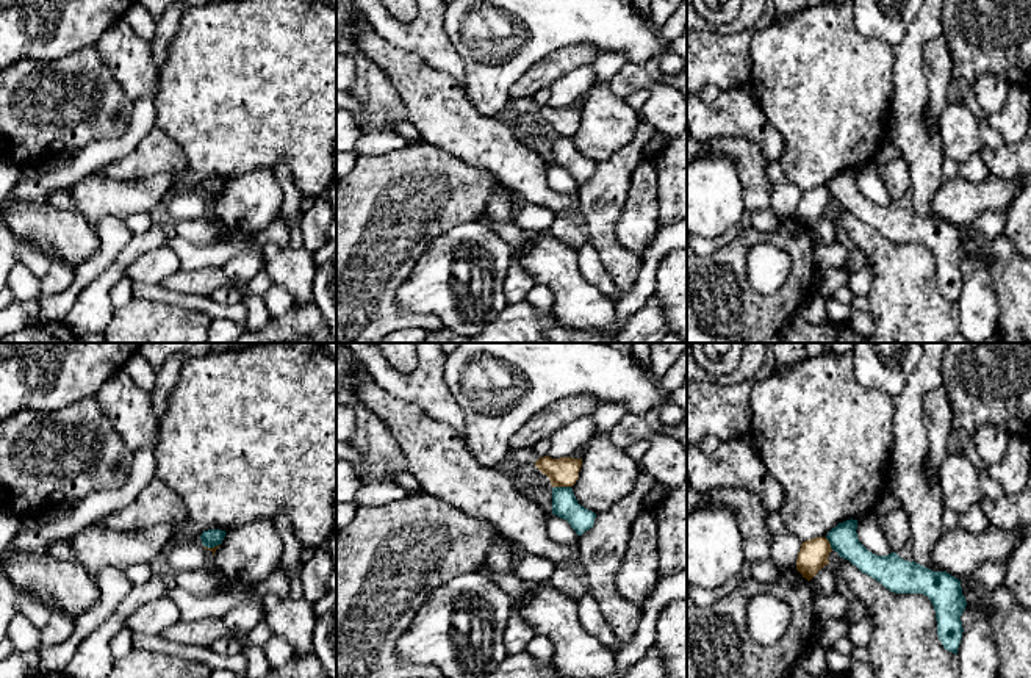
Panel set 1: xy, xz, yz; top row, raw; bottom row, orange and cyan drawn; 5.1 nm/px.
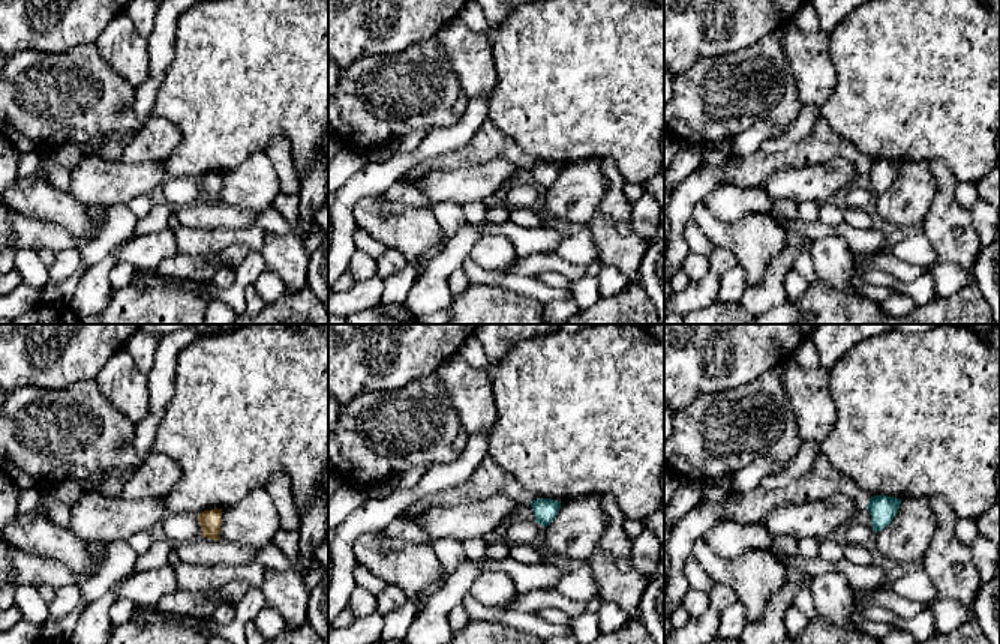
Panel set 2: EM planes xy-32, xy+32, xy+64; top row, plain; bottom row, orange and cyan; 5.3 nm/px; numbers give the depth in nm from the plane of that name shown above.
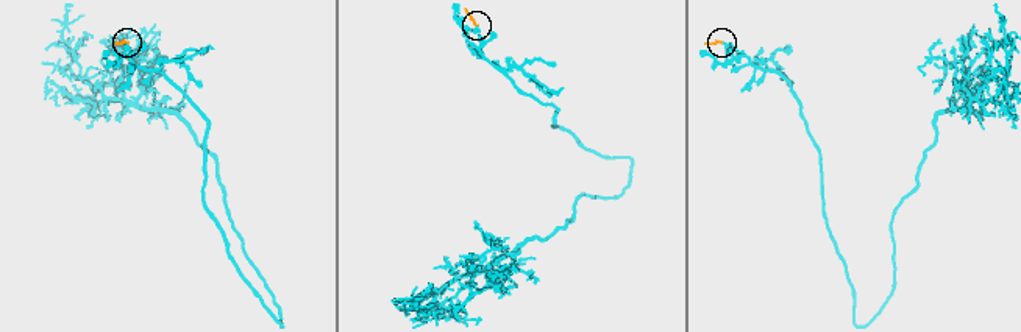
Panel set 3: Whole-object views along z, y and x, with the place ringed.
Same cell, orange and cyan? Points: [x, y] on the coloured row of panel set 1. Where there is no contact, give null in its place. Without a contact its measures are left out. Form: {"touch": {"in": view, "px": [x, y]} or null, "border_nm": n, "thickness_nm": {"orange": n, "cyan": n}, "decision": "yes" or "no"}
{"touch": {"in": "xz", "px": [562, 486]}, "border_nm": 90, "thickness_nm": {"orange": 150, "cyan": 130}, "decision": "no"}

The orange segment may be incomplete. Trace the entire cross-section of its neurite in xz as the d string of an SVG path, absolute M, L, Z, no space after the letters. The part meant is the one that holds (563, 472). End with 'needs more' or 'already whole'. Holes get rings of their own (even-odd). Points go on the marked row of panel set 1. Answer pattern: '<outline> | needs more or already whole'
M544 456L535 462L535 467L549 478L552 487L573 487L579 479L582 459Z | already whole

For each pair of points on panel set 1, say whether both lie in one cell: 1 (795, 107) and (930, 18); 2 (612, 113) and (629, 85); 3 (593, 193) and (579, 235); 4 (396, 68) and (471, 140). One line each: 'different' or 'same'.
1: different
2: different
3: different
4: same

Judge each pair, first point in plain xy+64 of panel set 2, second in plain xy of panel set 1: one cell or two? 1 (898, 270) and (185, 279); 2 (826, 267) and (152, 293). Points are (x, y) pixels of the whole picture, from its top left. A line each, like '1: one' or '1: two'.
1: one
2: two

